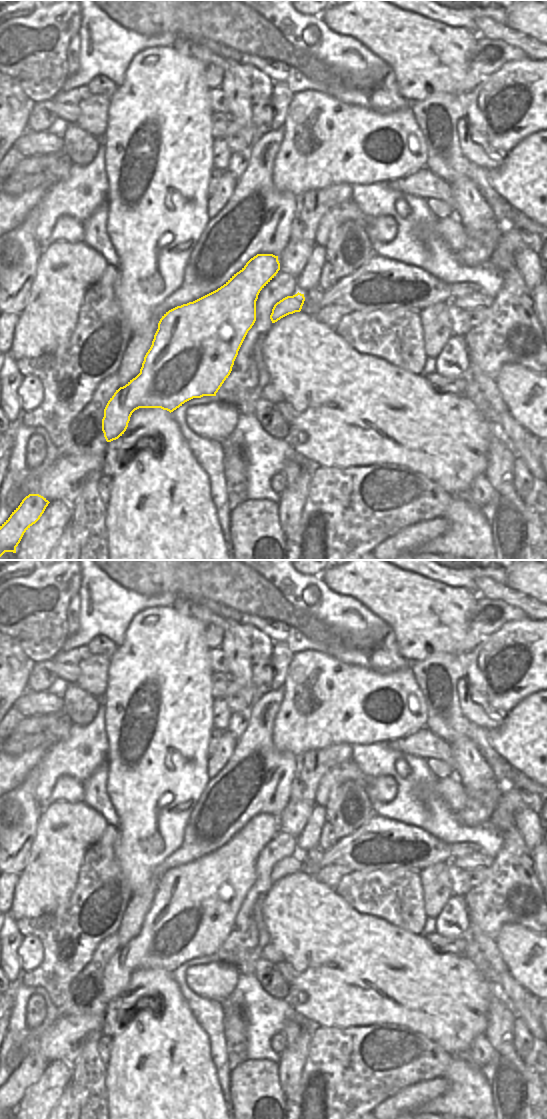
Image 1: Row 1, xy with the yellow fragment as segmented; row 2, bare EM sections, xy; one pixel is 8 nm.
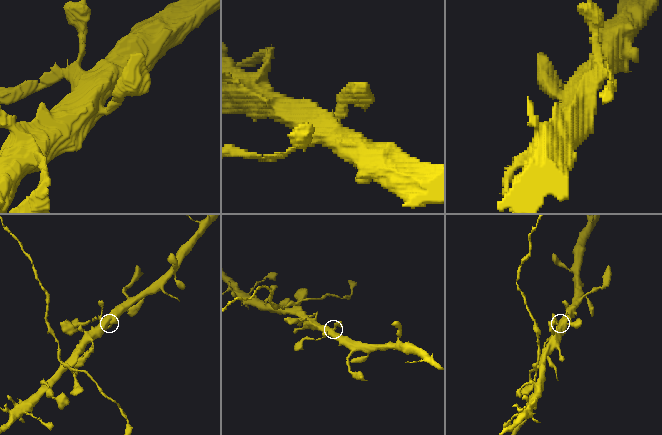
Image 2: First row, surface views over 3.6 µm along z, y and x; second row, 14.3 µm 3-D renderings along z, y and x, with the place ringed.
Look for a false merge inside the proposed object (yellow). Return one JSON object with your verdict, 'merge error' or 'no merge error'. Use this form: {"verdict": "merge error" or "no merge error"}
{"verdict": "no merge error"}

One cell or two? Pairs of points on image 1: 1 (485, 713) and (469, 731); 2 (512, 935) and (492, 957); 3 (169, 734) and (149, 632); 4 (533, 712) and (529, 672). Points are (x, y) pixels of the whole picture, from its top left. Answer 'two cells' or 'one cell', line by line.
1: two cells
2: two cells
3: one cell
4: two cells

